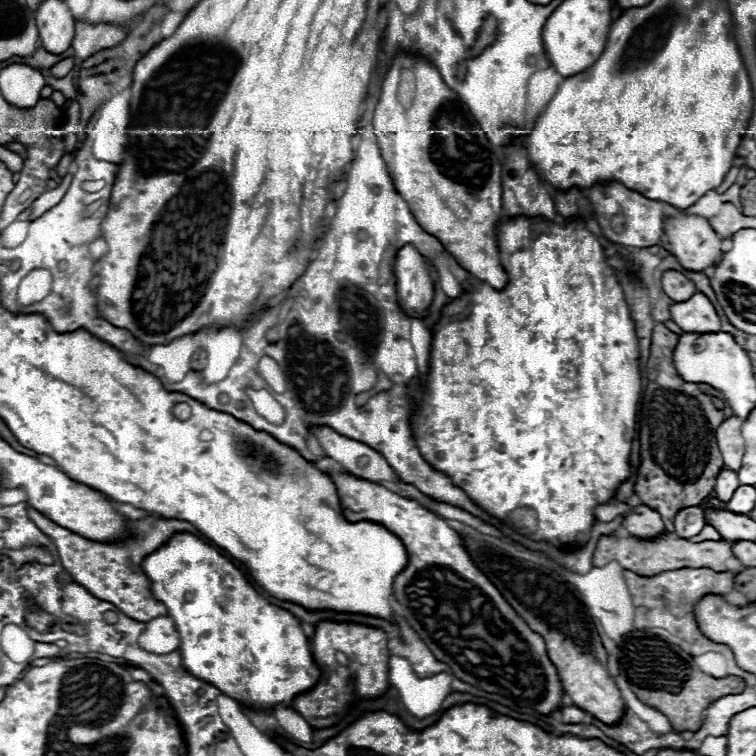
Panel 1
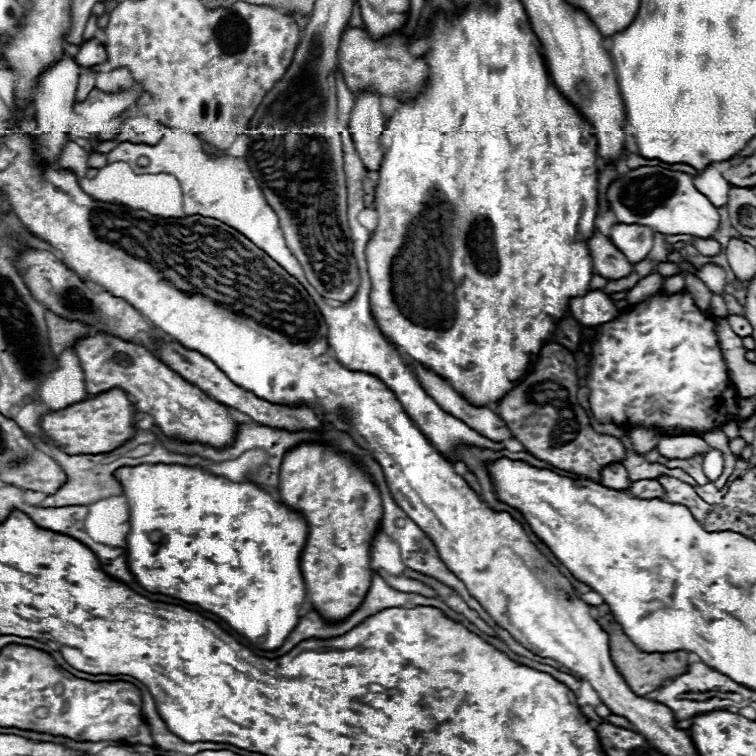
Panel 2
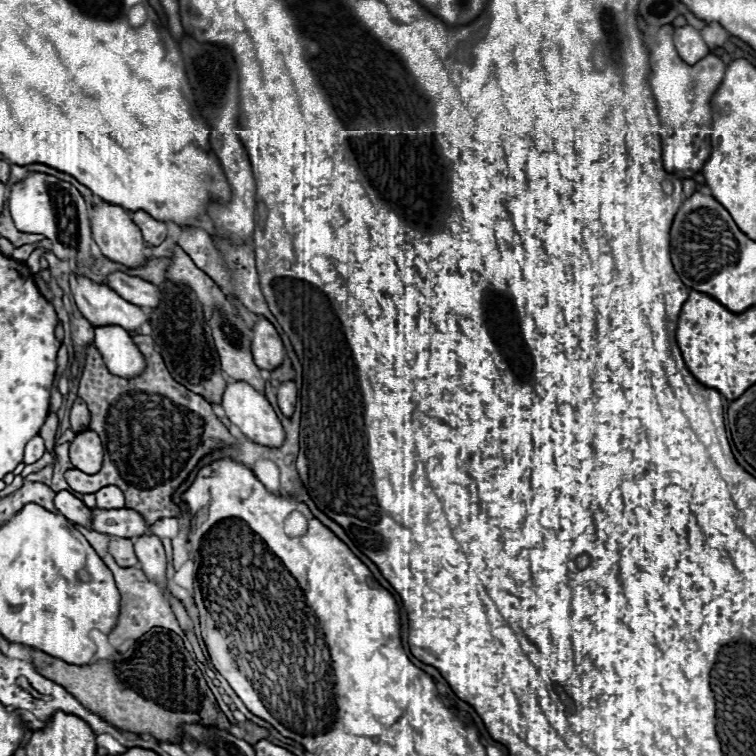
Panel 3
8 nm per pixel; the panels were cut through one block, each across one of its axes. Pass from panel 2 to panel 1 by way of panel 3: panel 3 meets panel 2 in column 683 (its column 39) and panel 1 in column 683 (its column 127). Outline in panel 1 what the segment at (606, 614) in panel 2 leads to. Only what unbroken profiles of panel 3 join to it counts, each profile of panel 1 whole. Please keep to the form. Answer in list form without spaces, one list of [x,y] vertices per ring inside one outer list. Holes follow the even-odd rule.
[[[632,630],[622,638],[618,648],[620,668],[630,690],[646,704],[662,712],[674,730],[698,730],[702,724],[702,710],[706,710],[714,700],[738,694],[744,690],[744,682],[736,676],[712,678],[692,662],[692,656],[682,652],[678,646],[666,642],[656,630]]]

